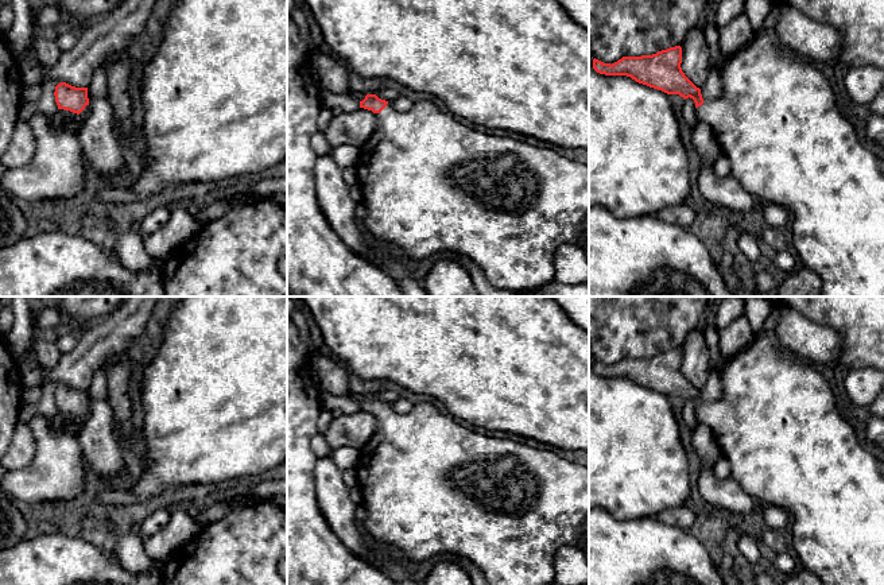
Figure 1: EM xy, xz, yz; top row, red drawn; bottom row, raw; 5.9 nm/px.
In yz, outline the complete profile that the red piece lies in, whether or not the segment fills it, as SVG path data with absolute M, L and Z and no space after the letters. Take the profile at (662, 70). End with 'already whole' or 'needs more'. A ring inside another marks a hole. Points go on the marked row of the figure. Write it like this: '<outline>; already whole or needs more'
M761 31L753 35L752 42L738 53L728 57L724 66L718 70L722 82L722 93L709 101L703 101L701 89L697 88L682 71L682 47L675 46L658 51L652 55L623 57L614 63L604 63L593 59L593 69L605 75L627 75L639 84L662 90L667 94L679 94L693 98L697 108L697 117L705 121L713 131L721 152L724 152L732 164L732 175L736 177L744 189L765 204L780 205L788 216L792 217L792 226L787 230L791 236L803 267L814 271L822 282L822 297L884 297L884 159L877 156L871 147L864 146L856 131L854 117L848 117L838 111L834 92L817 63L809 63L799 55L786 50L772 34Z; needs more

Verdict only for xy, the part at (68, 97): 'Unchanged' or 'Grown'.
Grown

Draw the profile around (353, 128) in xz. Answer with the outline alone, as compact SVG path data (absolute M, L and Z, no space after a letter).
M358 108L353 112L334 115L323 133L332 148L344 144L361 147L373 135L377 125L376 113Z

